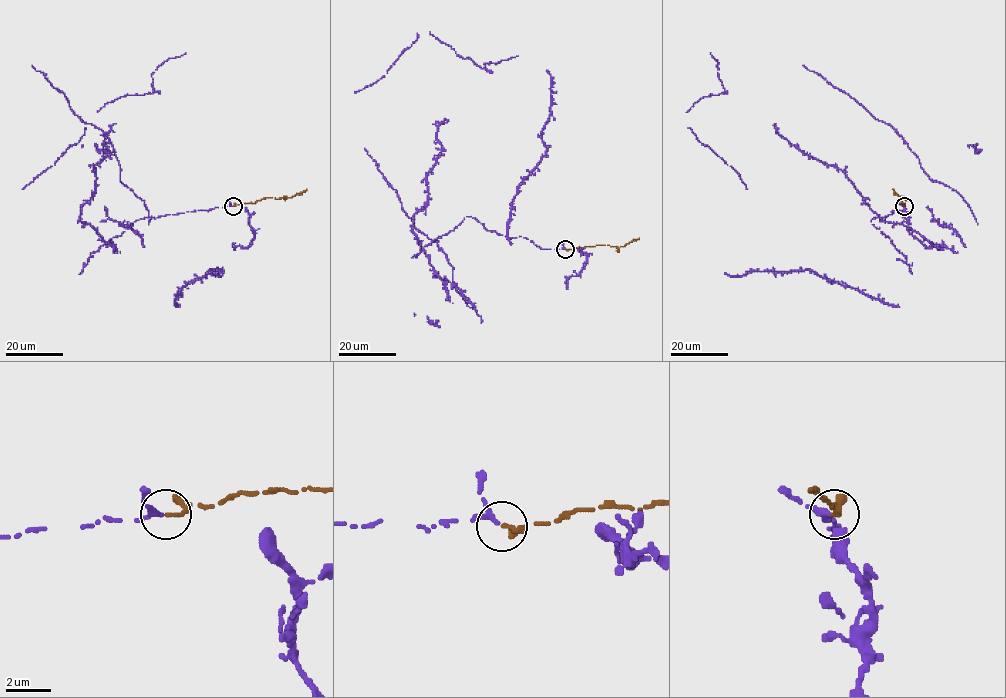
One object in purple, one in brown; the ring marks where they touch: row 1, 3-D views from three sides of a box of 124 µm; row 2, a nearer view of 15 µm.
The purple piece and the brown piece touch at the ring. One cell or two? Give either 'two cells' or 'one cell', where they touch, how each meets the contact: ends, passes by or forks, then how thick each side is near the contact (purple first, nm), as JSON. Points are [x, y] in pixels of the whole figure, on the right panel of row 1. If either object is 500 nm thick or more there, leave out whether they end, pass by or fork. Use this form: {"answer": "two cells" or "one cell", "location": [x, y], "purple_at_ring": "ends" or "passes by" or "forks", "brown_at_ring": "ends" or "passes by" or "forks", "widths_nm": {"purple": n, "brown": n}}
{"answer": "one cell", "location": [904, 206], "purple_at_ring": "passes by", "brown_at_ring": "ends", "widths_nm": {"purple": 220, "brown": 190}}

